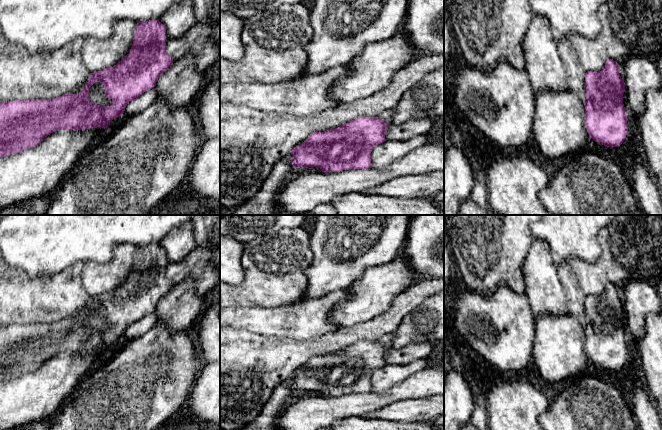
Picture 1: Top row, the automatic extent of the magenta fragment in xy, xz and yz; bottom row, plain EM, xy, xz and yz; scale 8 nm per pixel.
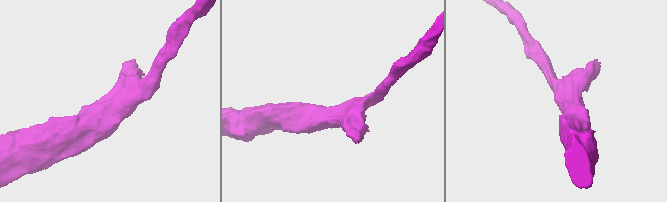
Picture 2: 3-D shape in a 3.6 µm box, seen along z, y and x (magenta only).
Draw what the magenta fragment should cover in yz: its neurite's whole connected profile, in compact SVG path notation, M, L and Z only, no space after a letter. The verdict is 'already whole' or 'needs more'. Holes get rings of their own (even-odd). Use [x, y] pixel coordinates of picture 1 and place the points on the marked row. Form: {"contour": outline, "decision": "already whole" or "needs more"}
{"contour": "M607 59L599 72L585 75L585 128L595 142L605 147L620 146L627 135L627 116L623 104L625 83L617 62Z", "decision": "already whole"}

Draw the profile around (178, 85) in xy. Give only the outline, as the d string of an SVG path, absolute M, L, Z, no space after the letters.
M188 53L158 78L155 85L156 99L165 100L172 108L187 106L201 89L205 72L196 70L195 56Z

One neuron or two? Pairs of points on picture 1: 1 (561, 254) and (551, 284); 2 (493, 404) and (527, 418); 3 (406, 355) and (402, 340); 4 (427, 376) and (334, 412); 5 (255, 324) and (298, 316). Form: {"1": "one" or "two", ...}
{"1": "two", "2": "one", "3": "two", "4": "one", "5": "one"}

